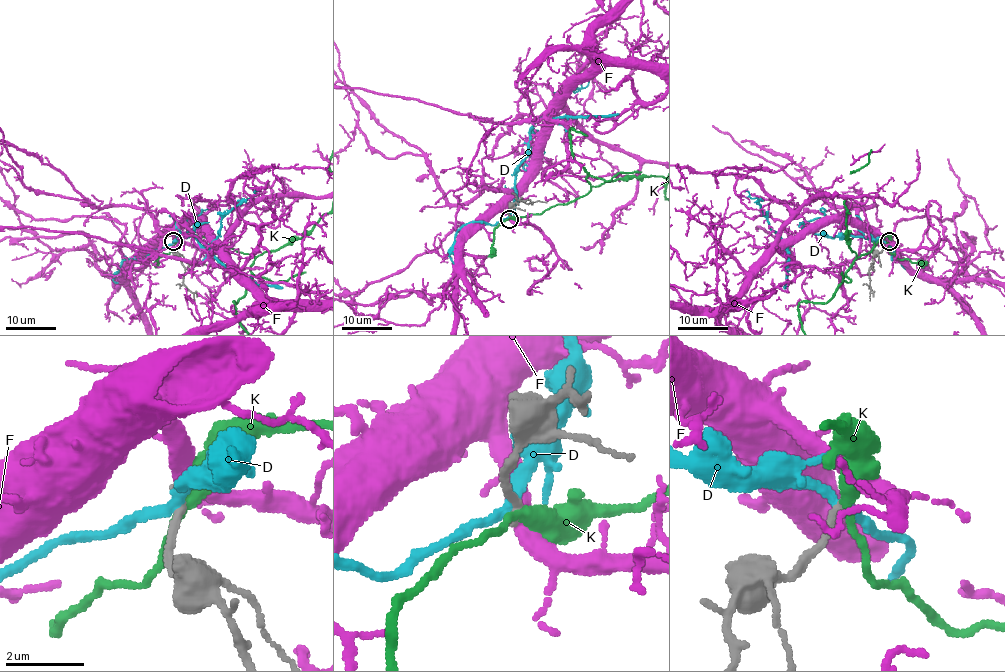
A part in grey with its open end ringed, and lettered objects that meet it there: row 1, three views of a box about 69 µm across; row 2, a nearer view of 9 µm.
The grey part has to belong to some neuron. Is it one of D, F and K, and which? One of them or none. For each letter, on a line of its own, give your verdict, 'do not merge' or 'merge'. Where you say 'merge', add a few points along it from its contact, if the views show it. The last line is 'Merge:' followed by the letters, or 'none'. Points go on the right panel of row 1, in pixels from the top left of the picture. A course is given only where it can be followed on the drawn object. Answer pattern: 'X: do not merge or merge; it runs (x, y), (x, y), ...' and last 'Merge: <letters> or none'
D: do not merge
F: do not merge
K: do not merge
Merge: none

